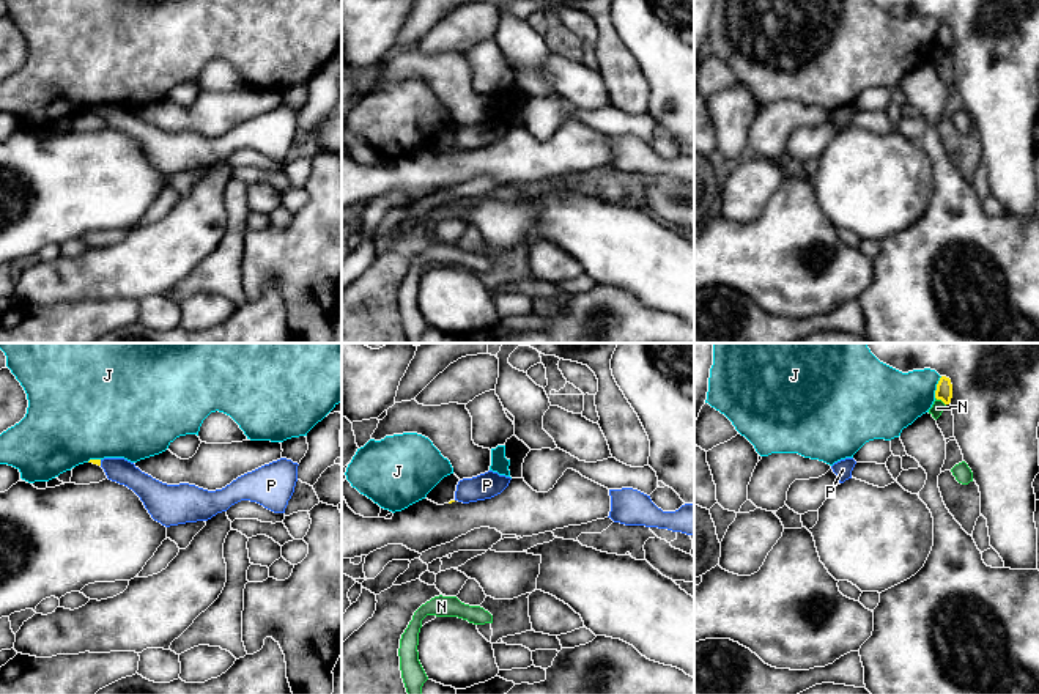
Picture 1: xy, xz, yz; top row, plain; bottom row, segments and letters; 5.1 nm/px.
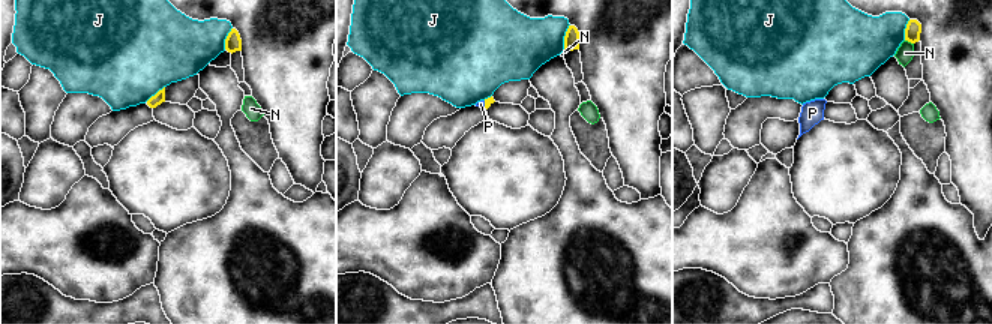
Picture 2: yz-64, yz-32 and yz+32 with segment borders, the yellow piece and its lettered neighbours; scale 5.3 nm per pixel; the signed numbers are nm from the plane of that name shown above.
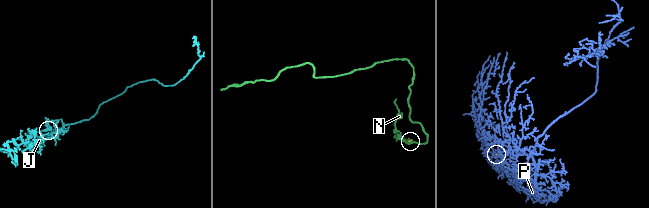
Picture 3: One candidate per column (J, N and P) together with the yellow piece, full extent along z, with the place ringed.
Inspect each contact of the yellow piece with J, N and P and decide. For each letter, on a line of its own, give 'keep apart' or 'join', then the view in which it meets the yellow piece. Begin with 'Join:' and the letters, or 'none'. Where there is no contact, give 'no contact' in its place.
Join: P
J: keep apart; contact in yz
N: keep apart; contact in yz
P: join; contact in xy

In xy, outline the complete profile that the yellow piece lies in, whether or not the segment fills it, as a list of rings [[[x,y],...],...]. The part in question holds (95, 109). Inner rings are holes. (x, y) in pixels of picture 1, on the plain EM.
[[[124,105],[90,107],[88,110],[101,113],[109,127],[132,137],[140,145],[151,165],[165,175],[208,168],[217,161],[227,159],[231,153],[241,148],[257,150],[274,161],[285,161],[288,148],[294,140],[299,113],[291,107],[280,105],[238,124],[222,137],[208,138],[189,131],[162,131],[151,123],[142,120],[134,110]]]

